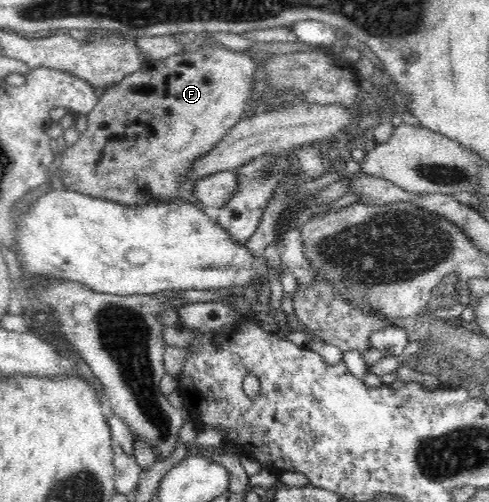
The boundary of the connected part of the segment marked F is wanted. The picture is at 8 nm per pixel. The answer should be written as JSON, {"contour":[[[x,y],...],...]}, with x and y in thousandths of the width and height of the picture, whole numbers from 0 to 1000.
{"contour":[[[405,86],[370,108],[344,112],[315,125],[299,124],[282,141],[260,149],[256,157],[249,157],[249,163],[233,165],[229,173],[221,173],[213,181],[213,189],[202,193],[202,201],[188,221],[180,225],[180,257],[164,269],[153,287],[139,291],[121,305],[119,329],[131,375],[170,388],[184,388],[194,396],[217,396],[262,412],[282,412],[309,402],[364,402],[370,396],[364,380],[382,363],[380,345],[389,341],[389,329],[401,317],[409,317],[421,305],[429,305],[438,297],[438,289],[446,289],[446,281],[454,281],[454,275],[462,273],[481,249],[491,243],[491,235],[499,225],[499,213],[513,199],[511,185],[515,185],[517,177],[519,145],[534,129],[532,120],[528,110],[479,104],[454,90]]]}

